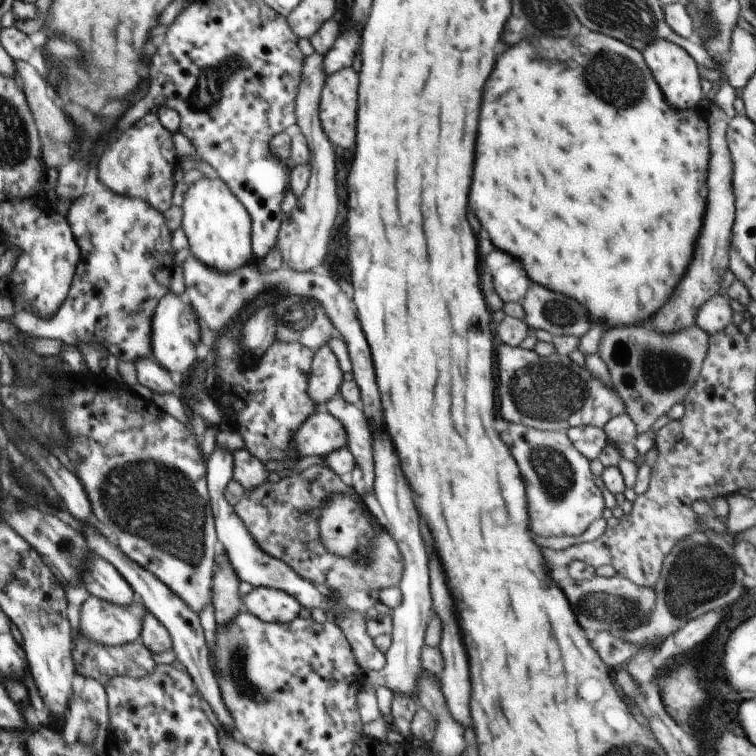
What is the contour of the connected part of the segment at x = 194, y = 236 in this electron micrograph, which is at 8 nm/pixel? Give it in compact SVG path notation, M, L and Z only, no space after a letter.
M204 176L194 182L186 190L181 207L181 227L188 238L188 248L197 260L221 272L234 271L255 260L251 248L250 216L220 178Z

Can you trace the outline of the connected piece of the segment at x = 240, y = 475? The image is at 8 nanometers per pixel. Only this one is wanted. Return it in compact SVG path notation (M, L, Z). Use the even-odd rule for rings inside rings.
M244 448L232 452L233 479L236 480L246 491L255 489L257 485L266 483L268 475L264 463L251 456Z

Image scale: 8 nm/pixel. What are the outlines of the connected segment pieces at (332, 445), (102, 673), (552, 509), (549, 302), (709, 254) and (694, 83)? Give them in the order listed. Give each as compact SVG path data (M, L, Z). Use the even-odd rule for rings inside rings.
M319 407L319 409L305 421L305 424L302 424L293 442L296 444L295 449L302 458L311 455L328 457L332 452L347 448L348 434L340 420L337 420L332 414L329 414L325 409Z
M78 636L73 646L73 662L77 673L83 676L83 678L91 677L97 679L102 685L106 685L108 679L113 677L131 677L139 678L149 676L155 672L156 664L152 659L152 653L150 653L144 646L144 644L119 645L116 647L108 647L96 645L95 643L86 641L86 638Z
M508 424L500 436L508 444L526 482L532 532L546 537L581 537L594 520L603 516L605 503L592 479L590 461L570 443L566 432L540 432L520 424Z
M532 282L521 306L525 311L523 322L529 329L542 329L553 336L571 335L578 339L590 330L591 321L582 304L540 284Z
M711 103L705 113L705 122L709 133L709 162L707 169L707 200L703 224L694 248L694 258L678 282L670 300L656 312L652 318L656 330L672 332L680 328L695 325L698 310L712 296L718 294L726 269L729 268L729 249L733 223L735 222L735 197L732 187L734 164L727 144L727 129L729 118L726 112L716 104Z
M659 39L654 40L653 44L648 44L641 54L670 109L682 111L697 108L699 101L704 98L701 78L697 63L684 49L668 40Z

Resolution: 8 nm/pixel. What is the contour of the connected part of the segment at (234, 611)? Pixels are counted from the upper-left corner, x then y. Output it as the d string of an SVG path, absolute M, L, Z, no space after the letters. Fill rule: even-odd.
M220 548L215 557L215 563L212 593L216 623L225 625L240 612L239 585L241 581L236 577L225 552Z

